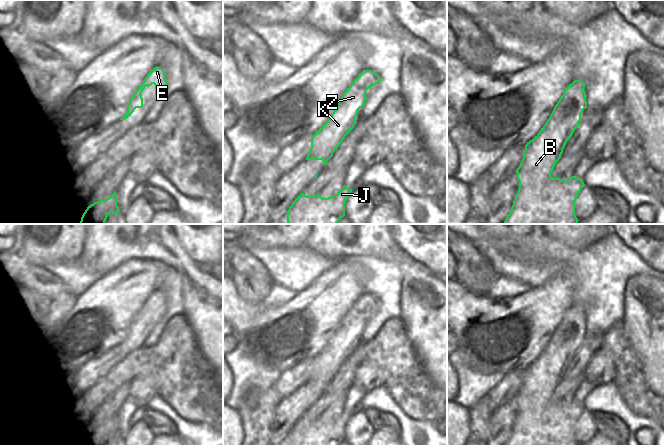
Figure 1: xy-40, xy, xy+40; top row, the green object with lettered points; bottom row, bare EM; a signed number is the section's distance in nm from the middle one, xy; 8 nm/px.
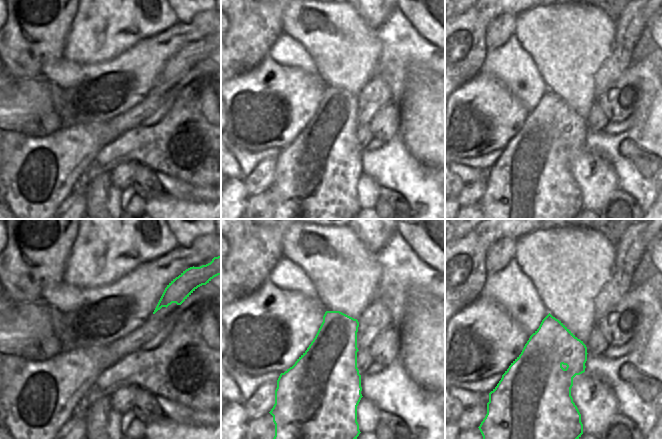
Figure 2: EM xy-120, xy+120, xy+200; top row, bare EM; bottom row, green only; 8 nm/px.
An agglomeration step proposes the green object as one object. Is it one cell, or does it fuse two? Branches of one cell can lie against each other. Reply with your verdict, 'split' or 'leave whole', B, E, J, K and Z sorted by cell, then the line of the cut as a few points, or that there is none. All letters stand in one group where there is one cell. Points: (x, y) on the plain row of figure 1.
leave whole; groups B E J K Z; cut none

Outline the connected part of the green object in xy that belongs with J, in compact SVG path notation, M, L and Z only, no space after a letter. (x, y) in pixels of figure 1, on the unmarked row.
M343 409L334 419L322 422L320 418L306 420L303 416L295 422L287 437L287 445L339 445L345 440L345 427L353 414Z

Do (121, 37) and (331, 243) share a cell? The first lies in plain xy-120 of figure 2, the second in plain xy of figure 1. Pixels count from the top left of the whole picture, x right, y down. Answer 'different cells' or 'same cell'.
same cell

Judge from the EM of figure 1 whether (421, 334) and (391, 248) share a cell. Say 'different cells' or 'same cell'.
same cell

